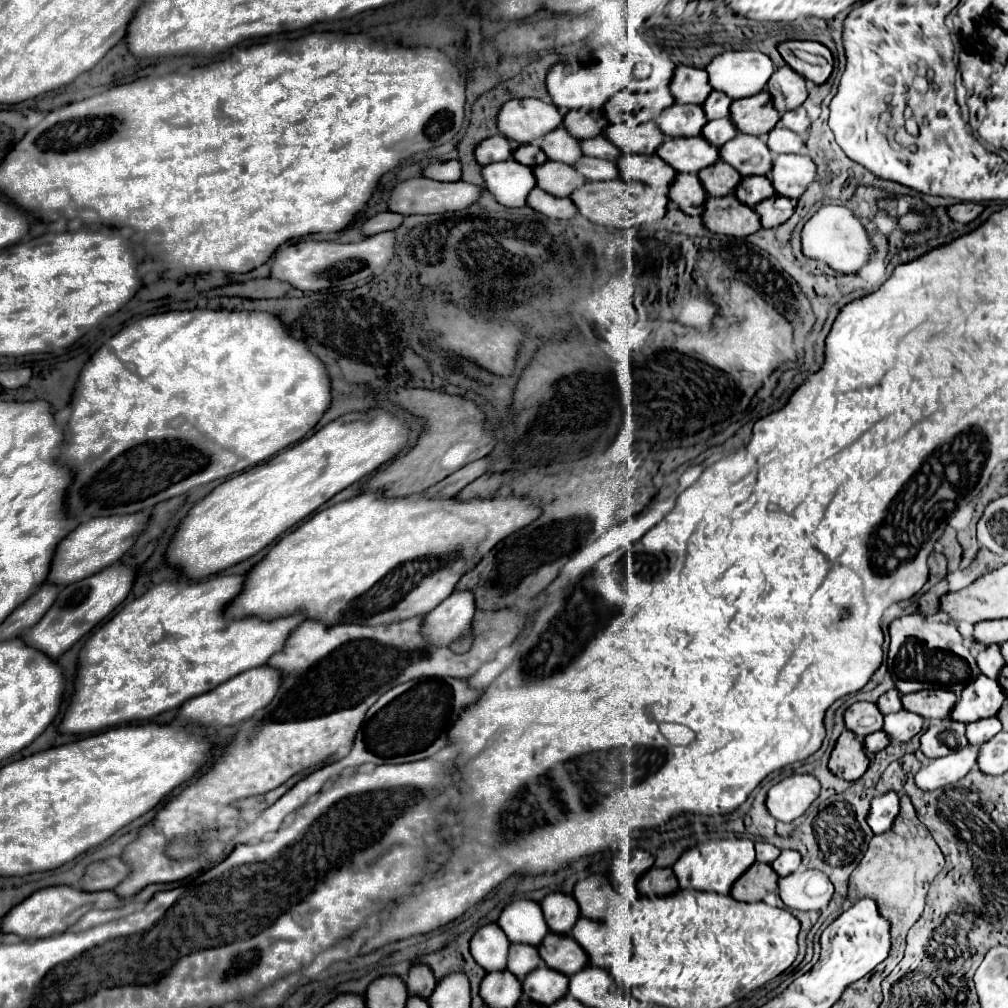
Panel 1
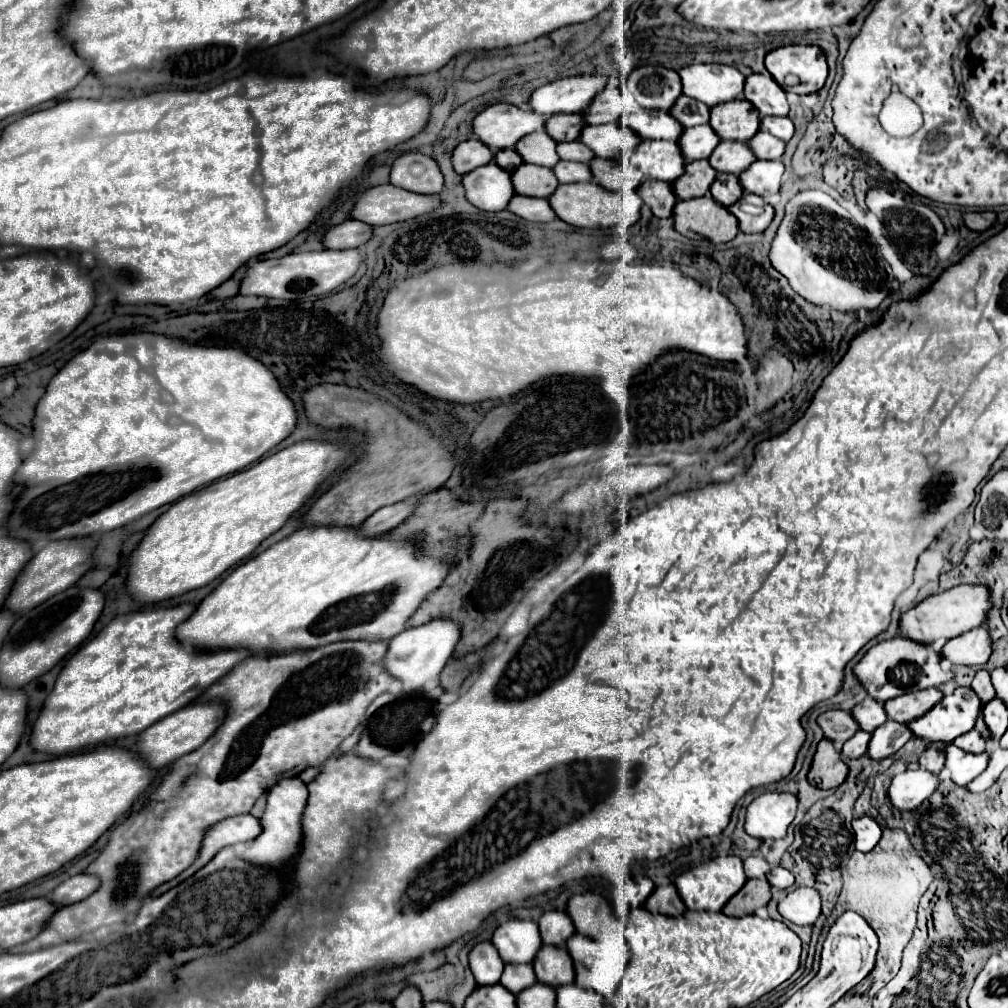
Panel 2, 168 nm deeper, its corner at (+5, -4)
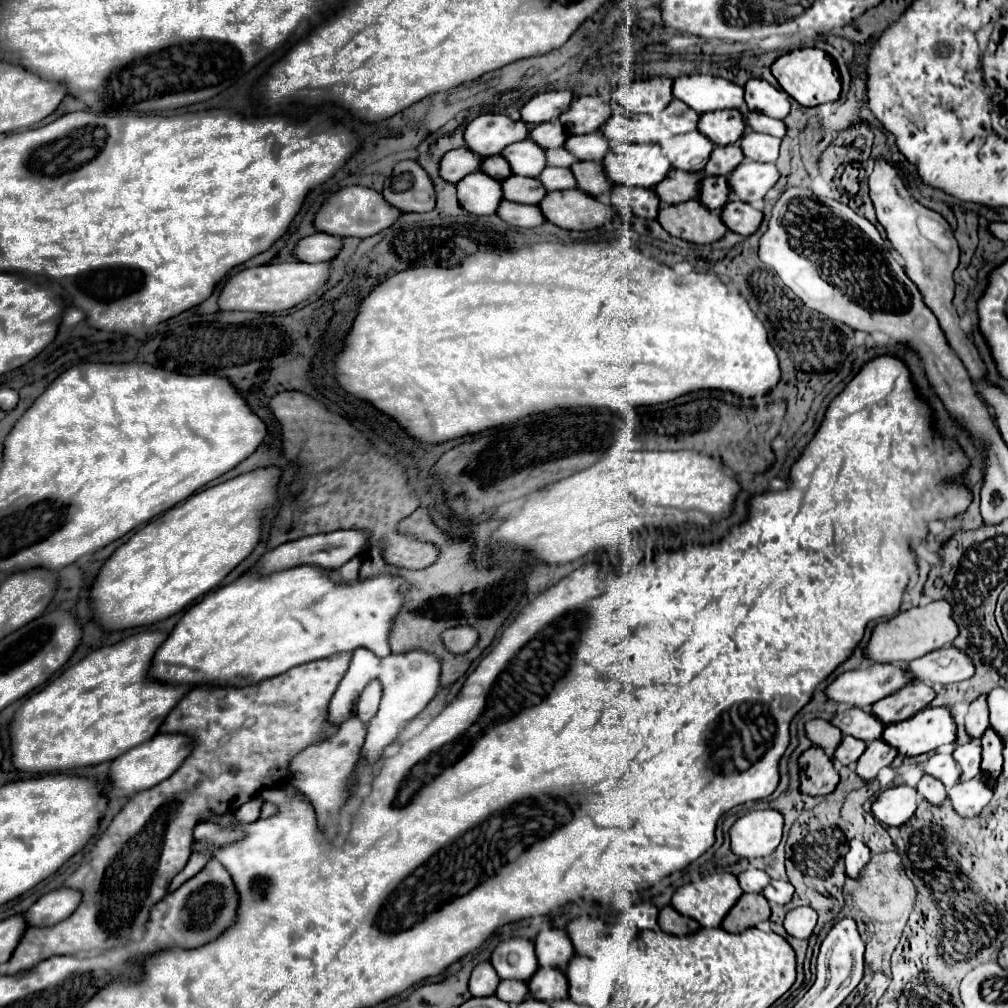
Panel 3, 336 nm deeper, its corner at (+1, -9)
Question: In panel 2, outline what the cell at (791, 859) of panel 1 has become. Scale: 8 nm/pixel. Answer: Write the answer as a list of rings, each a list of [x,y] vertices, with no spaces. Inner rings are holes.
[[[777,865],[775,869],[771,869],[769,875],[767,875],[767,879],[769,879],[769,883],[771,883],[773,887],[777,887],[777,889],[787,889],[787,887],[791,887],[791,885],[795,883],[793,873],[791,873],[789,869],[781,867],[781,865]]]

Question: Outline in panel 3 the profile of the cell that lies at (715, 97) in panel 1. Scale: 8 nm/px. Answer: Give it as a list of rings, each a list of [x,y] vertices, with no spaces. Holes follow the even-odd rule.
[[[673,100],[663,112],[661,112],[661,122],[671,134],[685,134],[693,132],[697,128],[699,114],[687,108],[685,102]]]

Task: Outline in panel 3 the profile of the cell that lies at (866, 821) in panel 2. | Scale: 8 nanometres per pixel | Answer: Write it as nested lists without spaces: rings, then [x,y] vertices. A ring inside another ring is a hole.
[[[853,840],[849,846],[851,848],[849,848],[847,856],[845,856],[845,874],[855,880],[859,876],[859,870],[869,862],[871,852],[861,840]]]

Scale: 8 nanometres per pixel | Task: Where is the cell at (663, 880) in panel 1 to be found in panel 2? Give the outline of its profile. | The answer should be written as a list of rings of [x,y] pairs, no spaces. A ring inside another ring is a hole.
[[[669,883],[653,889],[653,893],[645,901],[645,909],[653,913],[663,913],[663,915],[681,915],[687,907],[681,901],[675,885]]]

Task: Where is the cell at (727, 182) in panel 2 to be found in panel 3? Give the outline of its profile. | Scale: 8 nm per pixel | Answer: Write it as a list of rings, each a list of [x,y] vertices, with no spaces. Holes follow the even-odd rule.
[[[705,176],[701,180],[701,190],[699,190],[699,202],[709,208],[723,208],[729,196],[729,184],[725,176]]]

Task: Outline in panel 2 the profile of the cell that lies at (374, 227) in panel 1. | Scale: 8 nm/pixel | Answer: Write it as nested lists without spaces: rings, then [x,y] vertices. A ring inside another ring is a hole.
[[[349,219],[349,221],[343,221],[341,225],[331,227],[325,233],[323,243],[327,249],[349,249],[349,247],[365,245],[371,237],[373,237],[371,225],[365,225],[363,221],[357,221],[357,219]]]

